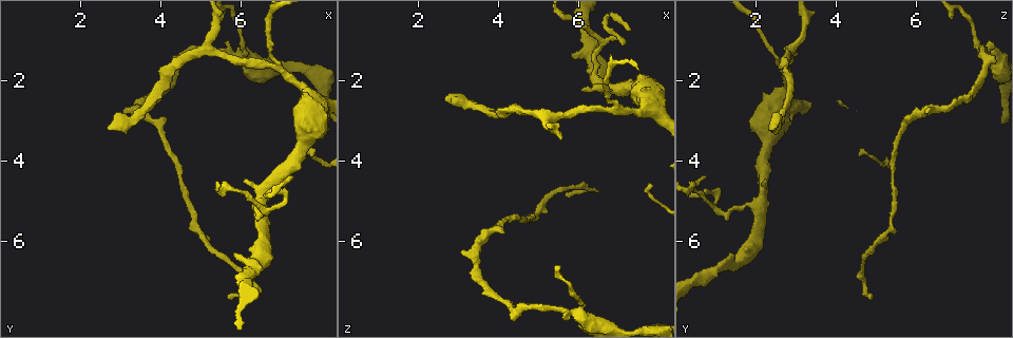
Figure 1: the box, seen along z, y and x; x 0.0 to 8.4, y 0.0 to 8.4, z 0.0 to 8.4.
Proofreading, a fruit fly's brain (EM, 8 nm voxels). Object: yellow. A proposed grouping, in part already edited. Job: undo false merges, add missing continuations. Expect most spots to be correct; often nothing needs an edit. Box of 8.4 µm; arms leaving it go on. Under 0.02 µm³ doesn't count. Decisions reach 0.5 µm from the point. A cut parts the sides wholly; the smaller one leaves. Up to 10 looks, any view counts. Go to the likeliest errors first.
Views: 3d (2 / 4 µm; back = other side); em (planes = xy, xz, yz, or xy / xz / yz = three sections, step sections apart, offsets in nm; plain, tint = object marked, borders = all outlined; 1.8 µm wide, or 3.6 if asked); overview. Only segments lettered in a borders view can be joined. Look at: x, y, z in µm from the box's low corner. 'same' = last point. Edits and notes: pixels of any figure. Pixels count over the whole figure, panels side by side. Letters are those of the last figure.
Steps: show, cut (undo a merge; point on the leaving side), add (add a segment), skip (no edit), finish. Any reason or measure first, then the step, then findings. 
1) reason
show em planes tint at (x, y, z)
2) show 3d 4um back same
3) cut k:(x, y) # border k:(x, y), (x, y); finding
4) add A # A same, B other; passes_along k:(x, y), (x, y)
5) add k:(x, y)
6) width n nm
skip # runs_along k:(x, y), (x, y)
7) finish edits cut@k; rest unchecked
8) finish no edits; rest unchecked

side arm on a straight run
show em xy step 4 tint at (6.95, 1.75, 2.75)

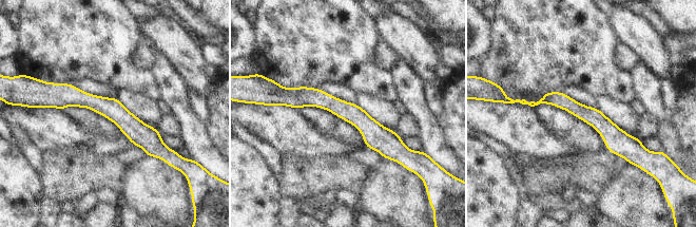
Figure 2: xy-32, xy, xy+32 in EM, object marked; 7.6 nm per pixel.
another direction
show em xz step 8 borders same

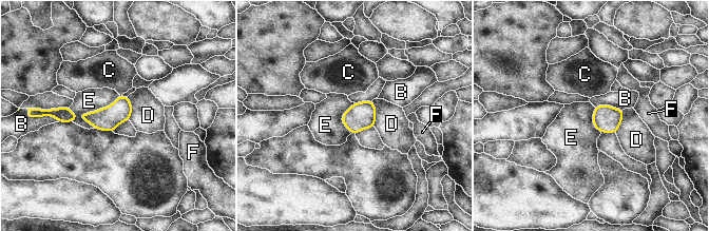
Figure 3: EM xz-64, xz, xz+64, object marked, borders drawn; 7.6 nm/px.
width 180 nm
skip # B other, C other, D other, E other, F other; all the same cell

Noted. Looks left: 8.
long arm stops here
show 3d 4um at (2.70, 3.15, 2.45)

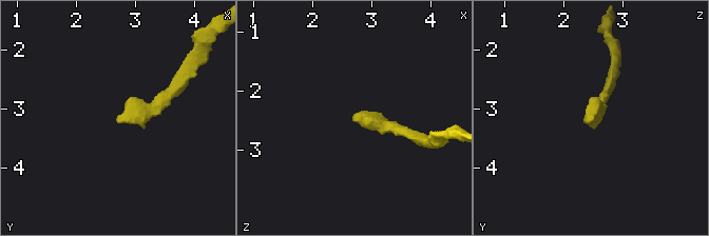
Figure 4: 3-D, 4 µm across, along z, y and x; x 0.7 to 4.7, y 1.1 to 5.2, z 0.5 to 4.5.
show em planes tint at (2.65, 3.20, 2.50)

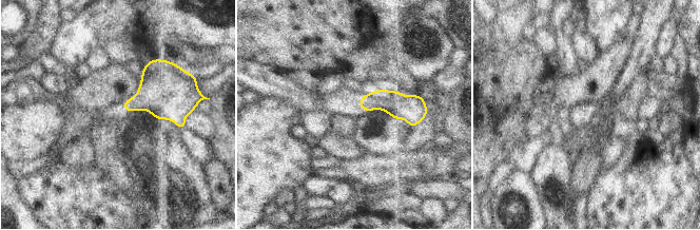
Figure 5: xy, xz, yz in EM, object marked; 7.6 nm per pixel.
what lies round it
show em planes borders same

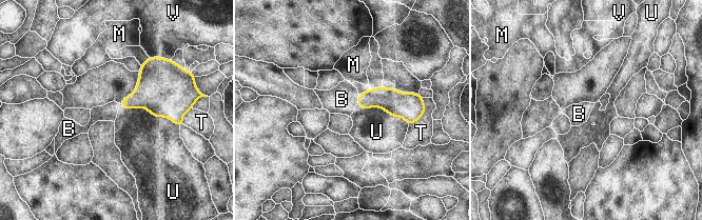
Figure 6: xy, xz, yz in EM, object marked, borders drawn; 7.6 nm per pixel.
longest_contact U 480 nm
add B # B same, M other, T other, U other, V other; passes_along 6:(388, 99), (356, 100), (342, 99); the cell continues

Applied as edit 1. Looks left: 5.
redraw
show overview

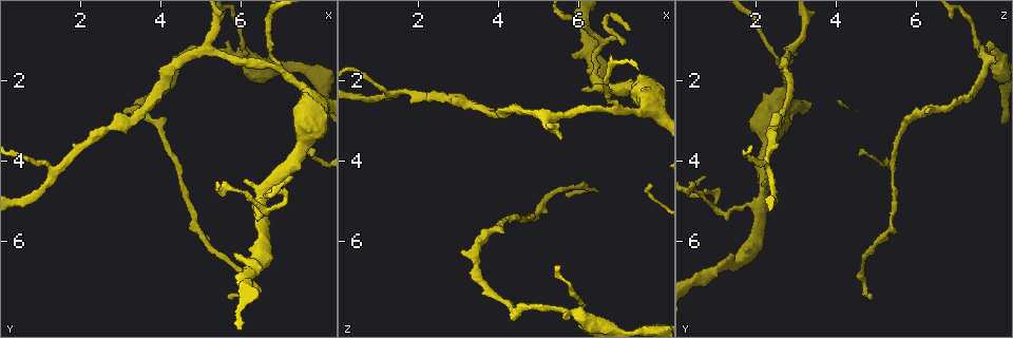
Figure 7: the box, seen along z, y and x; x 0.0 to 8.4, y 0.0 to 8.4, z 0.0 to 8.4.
a fork
show em yz step 4 tint at (6.50, 5.10, 2.10)

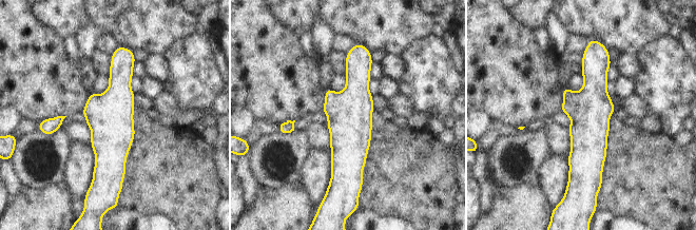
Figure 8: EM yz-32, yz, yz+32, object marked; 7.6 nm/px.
cut it another way
show em xy step 16 borders same

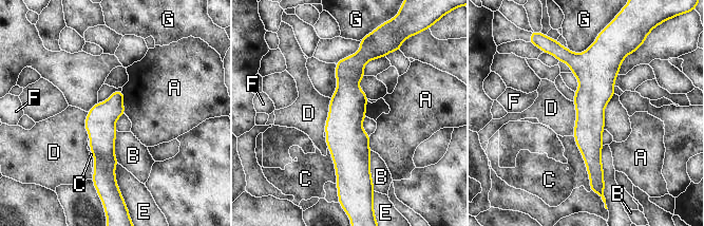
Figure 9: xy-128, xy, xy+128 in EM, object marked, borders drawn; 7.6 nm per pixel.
skip # A other, B other, C other, D other, E other, F other, G other; runs_along 9:(361, 54), (347, 76), (344, 180); all the same cell

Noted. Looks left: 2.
branch stops here
show em xy step 8 borders at (5.75, 7.40, 4.90)

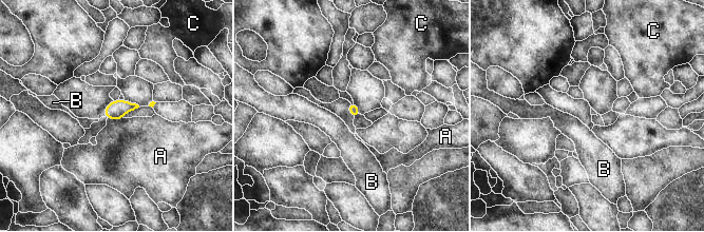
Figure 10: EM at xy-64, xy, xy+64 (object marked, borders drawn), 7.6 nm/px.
another direction
show em planes borders same

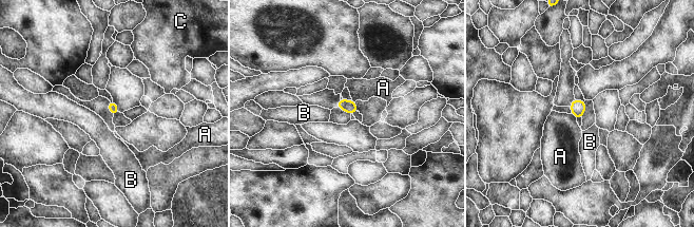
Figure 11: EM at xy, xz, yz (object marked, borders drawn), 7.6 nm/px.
skip # A other, B other, C other; no lettered segment goes on from it

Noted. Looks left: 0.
finish edits add@6; rest unchecked

